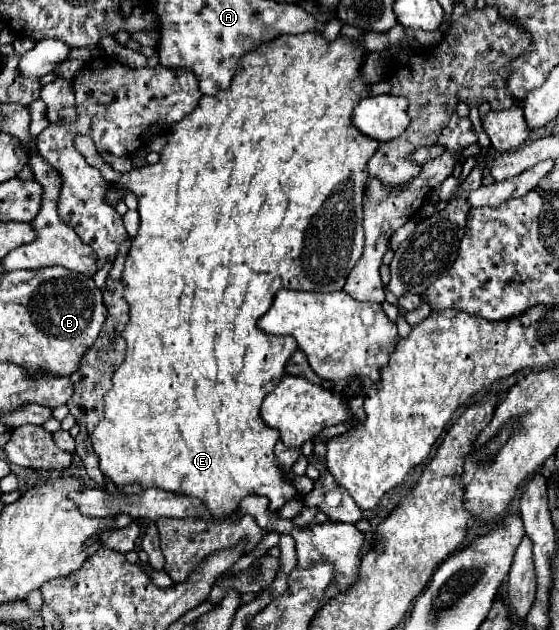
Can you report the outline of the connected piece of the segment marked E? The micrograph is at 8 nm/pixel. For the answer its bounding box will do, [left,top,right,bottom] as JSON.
[91,33,379,583]

